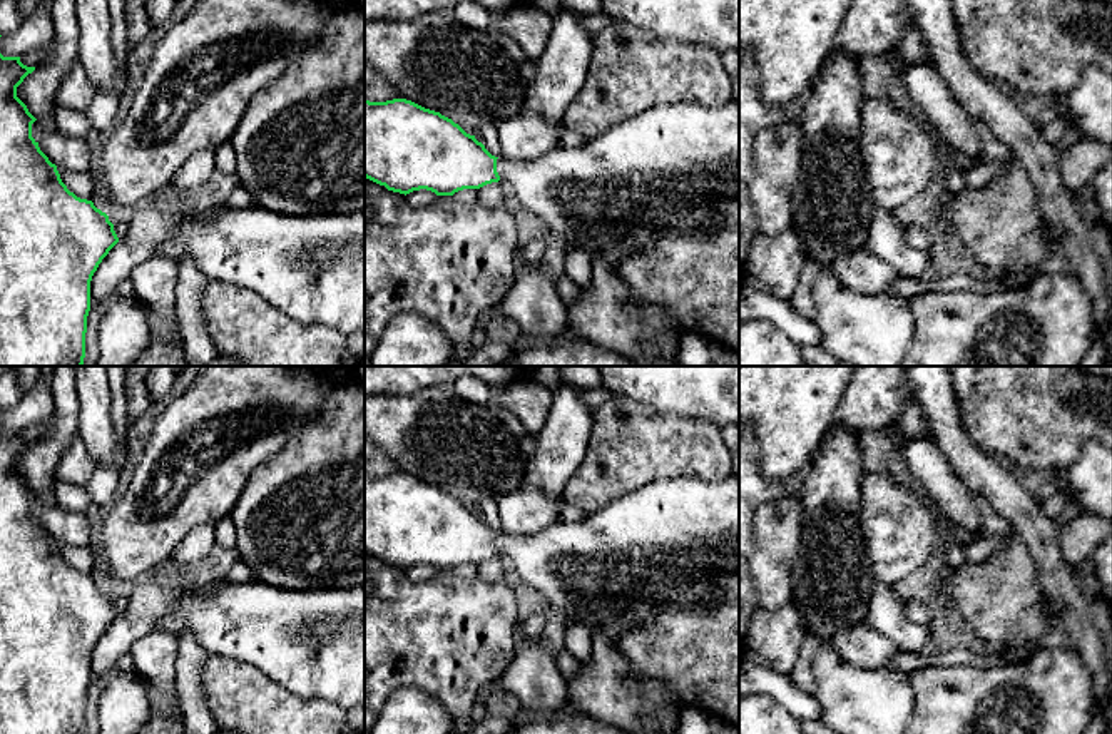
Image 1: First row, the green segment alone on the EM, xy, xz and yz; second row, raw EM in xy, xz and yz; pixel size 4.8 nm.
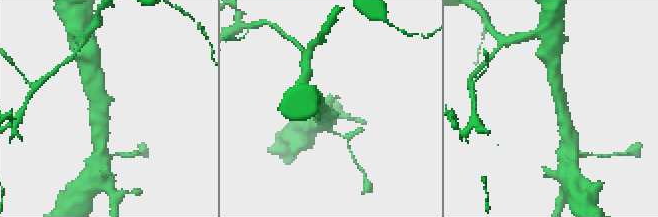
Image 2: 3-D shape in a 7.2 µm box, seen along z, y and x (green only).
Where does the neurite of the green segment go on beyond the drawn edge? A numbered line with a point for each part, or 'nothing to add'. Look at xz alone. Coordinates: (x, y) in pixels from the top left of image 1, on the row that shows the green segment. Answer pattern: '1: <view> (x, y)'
1: xz (614, 194)

